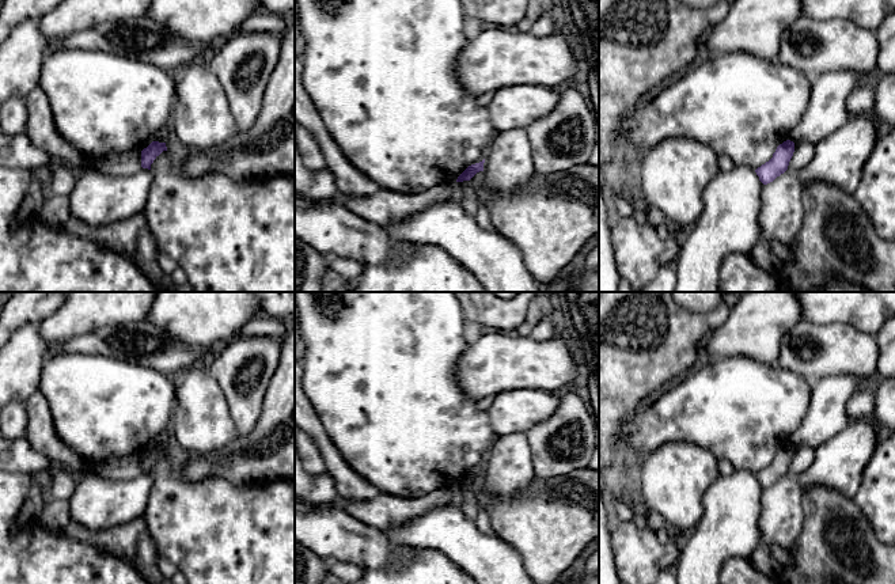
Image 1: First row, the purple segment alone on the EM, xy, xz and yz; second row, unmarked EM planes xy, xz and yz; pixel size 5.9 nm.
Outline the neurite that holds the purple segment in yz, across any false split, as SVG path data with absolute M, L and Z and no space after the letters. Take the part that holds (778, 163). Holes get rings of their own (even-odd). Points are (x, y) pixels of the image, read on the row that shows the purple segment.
M790 140L780 144L773 153L773 158L755 170L759 181L763 185L773 182L777 177L788 170L789 162L794 152L794 143Z

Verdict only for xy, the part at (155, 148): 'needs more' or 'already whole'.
already whole

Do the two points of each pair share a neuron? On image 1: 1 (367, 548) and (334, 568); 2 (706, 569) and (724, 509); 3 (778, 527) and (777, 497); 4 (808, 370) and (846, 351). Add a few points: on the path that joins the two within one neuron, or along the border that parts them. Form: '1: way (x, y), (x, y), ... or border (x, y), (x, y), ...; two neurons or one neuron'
1: border (330, 561), (351, 561), (364, 569); two neurons
2: way (706, 554), (706, 548), (724, 530), (724, 524); one neuron
3: way (778, 520), (778, 504); one neuron
4: way (818, 360), (827, 351), (837, 351); one neuron

